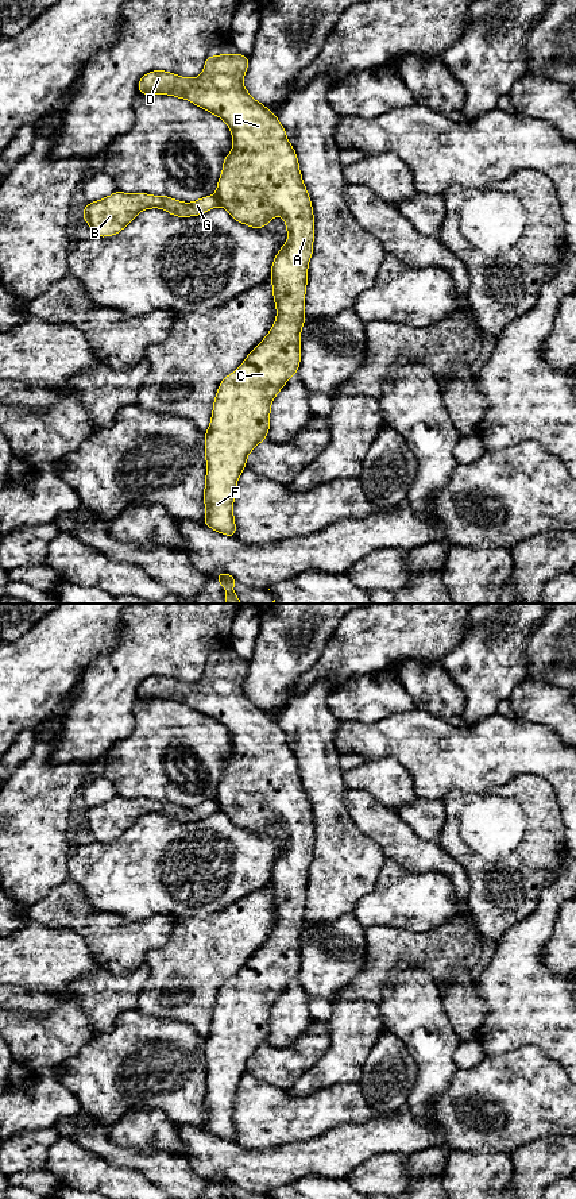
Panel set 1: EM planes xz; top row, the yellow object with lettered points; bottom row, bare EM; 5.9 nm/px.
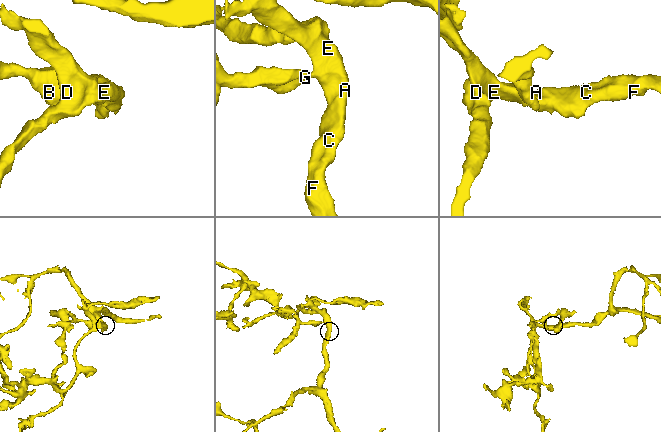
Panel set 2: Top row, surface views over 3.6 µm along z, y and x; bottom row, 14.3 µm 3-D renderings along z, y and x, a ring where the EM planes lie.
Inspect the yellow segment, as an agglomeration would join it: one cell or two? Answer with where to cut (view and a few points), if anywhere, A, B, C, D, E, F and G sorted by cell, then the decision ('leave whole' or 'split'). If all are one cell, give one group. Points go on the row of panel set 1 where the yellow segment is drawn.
xz (215, 196), (220, 204) | A C D E F / B G | split

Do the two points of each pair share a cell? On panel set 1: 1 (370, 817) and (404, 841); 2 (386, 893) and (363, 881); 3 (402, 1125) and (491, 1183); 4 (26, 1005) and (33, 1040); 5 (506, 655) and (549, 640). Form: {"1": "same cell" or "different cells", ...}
{"1": "same cell", "2": "different cells", "3": "different cells", "4": "different cells", "5": "different cells"}

